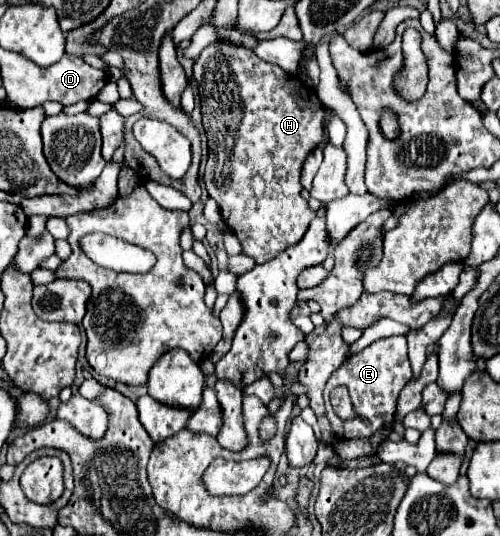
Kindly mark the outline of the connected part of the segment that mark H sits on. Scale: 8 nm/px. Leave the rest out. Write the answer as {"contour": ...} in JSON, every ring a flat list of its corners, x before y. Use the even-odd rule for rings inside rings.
{"contour":[[217,39,213,41,211,45,207,45,199,59,195,61,193,65,193,79,197,81,197,87,199,87,199,97,201,97,201,113,203,113,203,127,205,127,205,135,207,135,207,141,209,141,209,159,207,159,207,167,205,167,205,173,203,173,203,183,205,183,205,189,209,193,209,197,213,197,221,209,221,217,225,221,225,225,237,235,239,243,241,243,241,253,247,255,247,257,253,257,255,263,265,263,269,259,275,259,275,255,279,255,279,251,285,251,287,247,299,243,299,239,303,239,303,235,307,233,307,227,311,223,311,219,315,217,315,211,309,209,307,201,301,197,301,183,299,183,299,175,301,175,301,165,303,165,303,159,307,157,307,153,311,149,315,149,321,139,323,139,323,121,325,121,325,113,323,113,323,105,321,101,317,99,315,91,313,89,303,89,301,81,289,73,285,73,281,67,275,67,263,59,259,59,253,51,245,49,245,47,239,47,239,45,233,45,229,39],[229,167,231,169,237,169,237,179,233,181,233,175,231,175,231,183,229,183]]}

